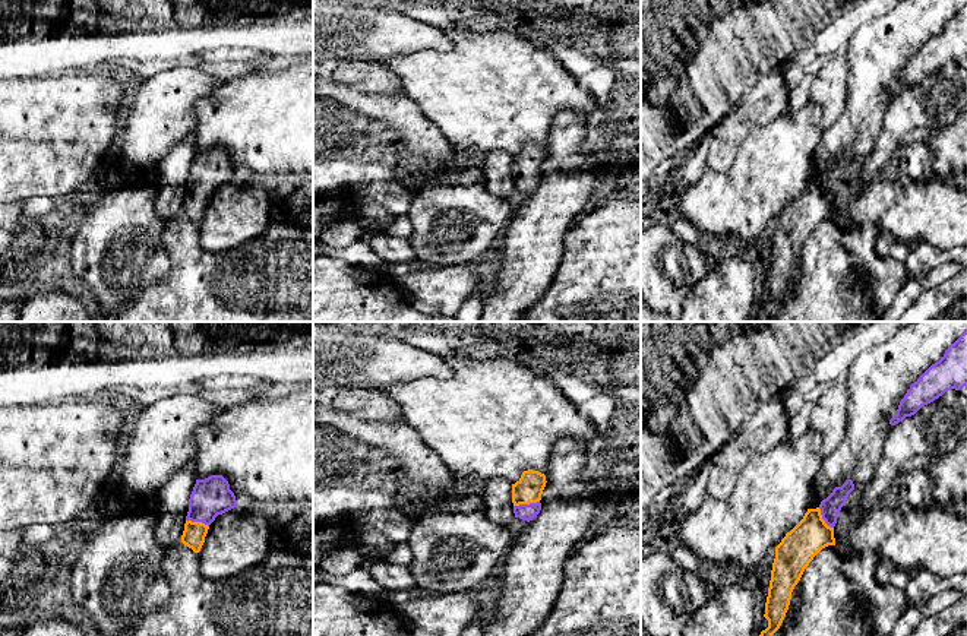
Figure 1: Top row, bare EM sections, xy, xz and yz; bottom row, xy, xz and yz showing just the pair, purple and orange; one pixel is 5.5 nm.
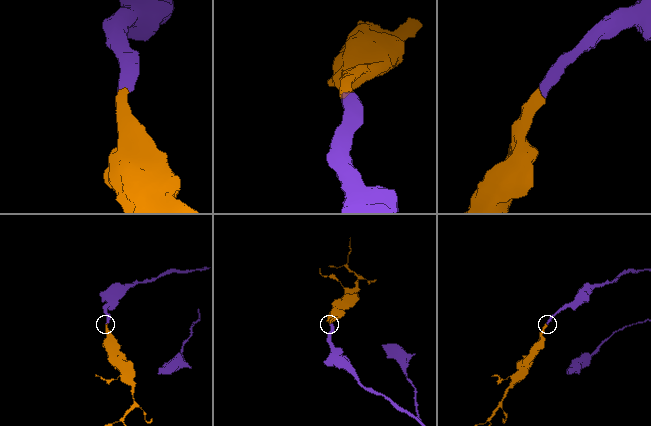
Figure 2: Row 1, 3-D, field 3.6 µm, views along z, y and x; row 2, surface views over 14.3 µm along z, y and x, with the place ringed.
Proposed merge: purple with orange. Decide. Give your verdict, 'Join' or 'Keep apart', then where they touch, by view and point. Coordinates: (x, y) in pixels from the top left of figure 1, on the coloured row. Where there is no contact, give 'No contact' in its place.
Join. Touches purple at xz (525, 505)

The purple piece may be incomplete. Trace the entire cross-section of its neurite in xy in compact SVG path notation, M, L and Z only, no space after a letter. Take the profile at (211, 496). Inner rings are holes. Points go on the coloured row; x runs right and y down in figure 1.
M211 475L205 480L196 480L189 499L189 512L186 516L181 542L199 553L209 525L218 515L237 507L234 493L222 475Z

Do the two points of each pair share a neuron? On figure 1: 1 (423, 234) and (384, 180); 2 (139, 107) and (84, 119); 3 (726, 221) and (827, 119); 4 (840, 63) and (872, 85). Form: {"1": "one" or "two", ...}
{"1": "two", "2": "two", "3": "two", "4": "two"}

